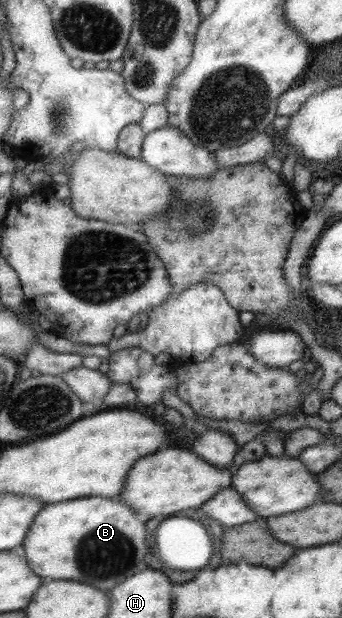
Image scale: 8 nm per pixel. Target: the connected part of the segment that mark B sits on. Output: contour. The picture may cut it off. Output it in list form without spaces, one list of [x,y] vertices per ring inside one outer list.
[[[92,496],[43,504],[19,548],[30,569],[43,579],[72,579],[110,589],[144,563],[144,523],[116,498]]]

